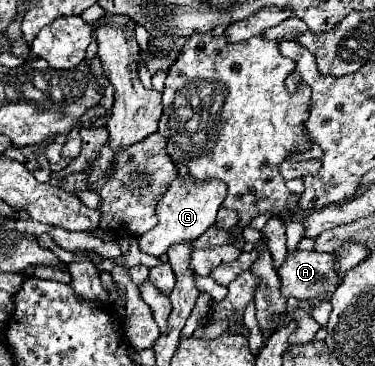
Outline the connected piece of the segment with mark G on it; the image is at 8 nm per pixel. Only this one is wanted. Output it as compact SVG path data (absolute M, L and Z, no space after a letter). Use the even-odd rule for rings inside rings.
M191 176L187 178L175 178L161 202L157 204L157 226L139 236L139 248L151 256L161 256L169 246L183 240L195 240L199 238L209 226L215 224L217 210L221 208L221 202L225 200L227 188L221 180L207 180L207 182L195 182Z

